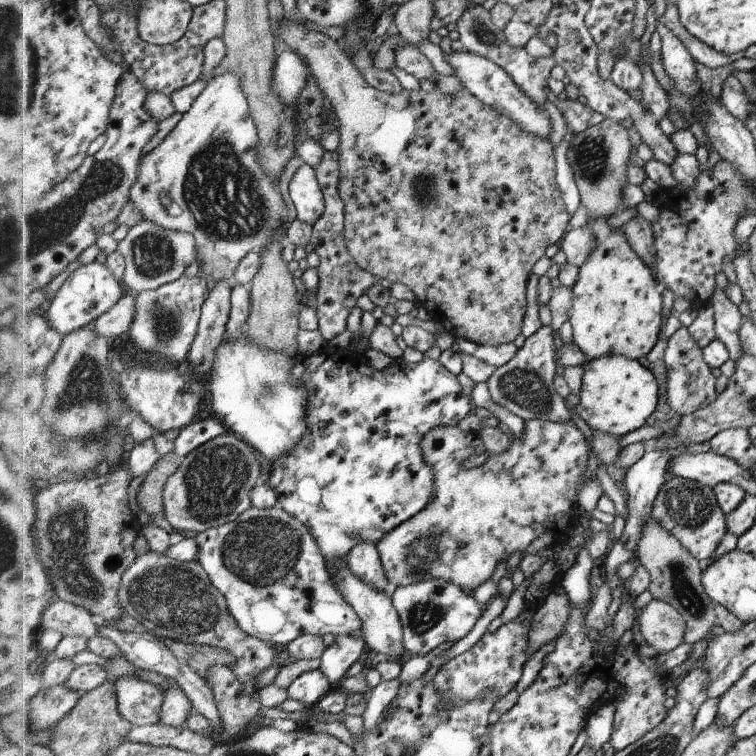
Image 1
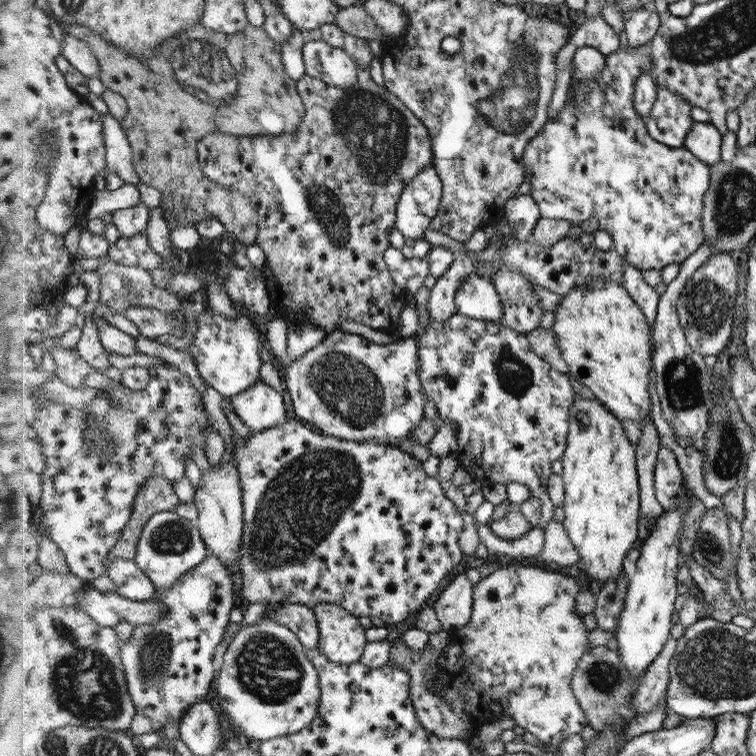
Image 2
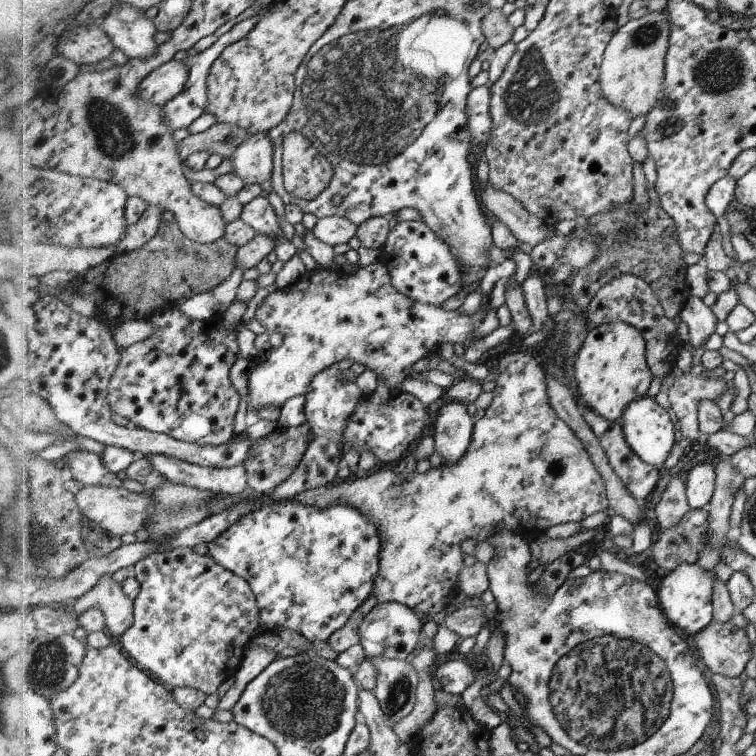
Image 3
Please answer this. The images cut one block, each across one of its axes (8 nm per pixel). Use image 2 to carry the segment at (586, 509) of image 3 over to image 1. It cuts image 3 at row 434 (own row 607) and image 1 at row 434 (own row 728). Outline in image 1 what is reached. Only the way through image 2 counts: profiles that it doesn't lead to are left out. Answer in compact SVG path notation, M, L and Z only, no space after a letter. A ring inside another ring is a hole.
M531 419L524 422L521 438L512 438L510 446L502 454L494 454L476 468L464 468L470 456L486 452L486 446L478 432L462 432L457 427L438 426L425 435L422 450L426 450L426 462L433 467L438 478L438 494L426 510L402 522L393 532L377 543L381 564L389 587L400 588L424 582L443 580L460 586L464 592L475 592L490 578L500 560L508 560L515 552L532 556L554 546L568 542L572 528L580 519L578 501L586 482L589 460L589 444L582 432L571 422L551 422L549 419Z

